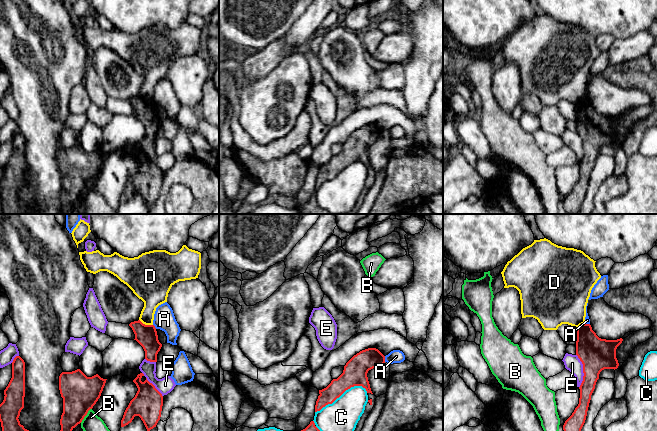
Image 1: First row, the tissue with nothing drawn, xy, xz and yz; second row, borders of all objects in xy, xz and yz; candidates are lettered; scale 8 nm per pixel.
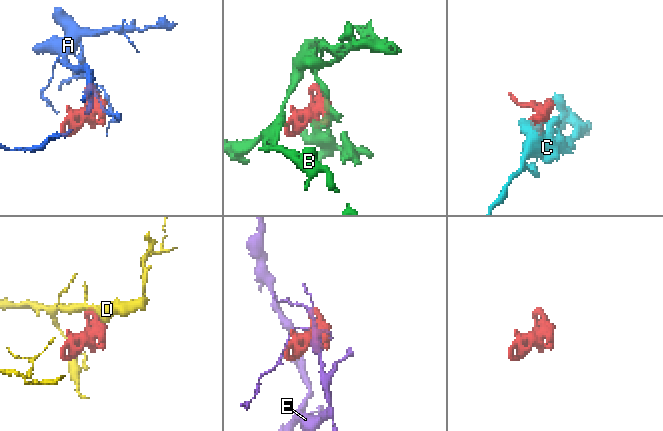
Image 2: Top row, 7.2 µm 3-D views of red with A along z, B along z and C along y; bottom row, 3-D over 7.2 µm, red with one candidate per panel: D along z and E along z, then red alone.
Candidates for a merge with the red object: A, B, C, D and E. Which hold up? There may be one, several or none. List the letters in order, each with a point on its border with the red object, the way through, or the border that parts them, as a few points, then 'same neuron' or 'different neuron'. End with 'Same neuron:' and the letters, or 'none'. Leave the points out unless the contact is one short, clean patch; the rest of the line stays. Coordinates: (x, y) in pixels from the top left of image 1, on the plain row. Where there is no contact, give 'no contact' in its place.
A: xz (384, 135) | along xz (384, 132), (385, 137) | different neuron
B: xy (86, 190) | different neuron
C: xz (341, 170) | different neuron
D: xy (146, 101) | along xy (139, 95), (145, 100), (152, 101) | different neuron
E: yz (583, 147) | different neuron
Same neuron: none

